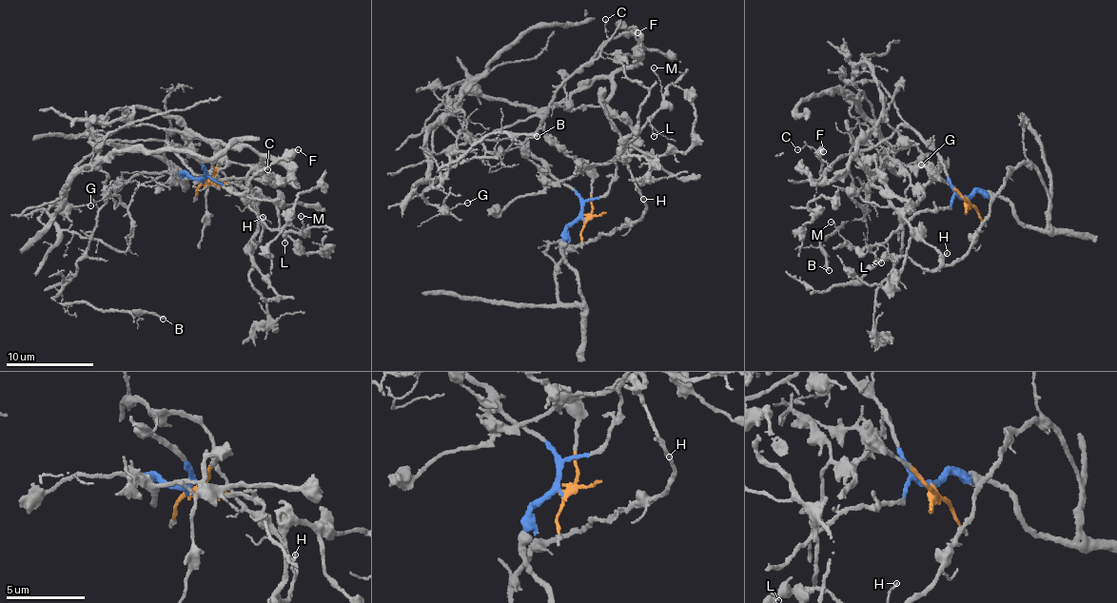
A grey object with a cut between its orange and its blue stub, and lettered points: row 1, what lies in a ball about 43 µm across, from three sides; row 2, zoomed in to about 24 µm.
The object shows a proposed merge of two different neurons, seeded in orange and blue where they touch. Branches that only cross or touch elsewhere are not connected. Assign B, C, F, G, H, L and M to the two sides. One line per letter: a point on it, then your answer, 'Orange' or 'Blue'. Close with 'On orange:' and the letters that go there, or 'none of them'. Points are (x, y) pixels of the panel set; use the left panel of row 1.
B: Place: (163, 319). Orange
C: Place: (267, 169). Blue
F: Place: (298, 149). Blue
G: Place: (90, 205). Orange
H: Place: (263, 217). Blue
L: Place: (284, 243). Blue
M: Place: (301, 216). Blue
On orange: B, G

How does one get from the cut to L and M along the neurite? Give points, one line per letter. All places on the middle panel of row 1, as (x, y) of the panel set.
L: (581, 217), (584, 204), (609, 189), (616, 157), (626, 141), (647, 123), (652, 125), (654, 136)
M: (581, 217), (584, 204), (602, 196), (615, 176), (615, 159), (626, 141), (636, 135), (663, 100), (655, 68)

